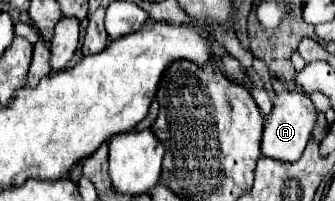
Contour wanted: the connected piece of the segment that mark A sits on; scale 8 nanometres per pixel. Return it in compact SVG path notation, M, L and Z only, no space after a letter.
M285 90L275 96L273 110L263 124L263 140L261 140L261 154L281 162L297 162L311 138L313 126L317 120L317 110L313 108L307 94L297 90Z

